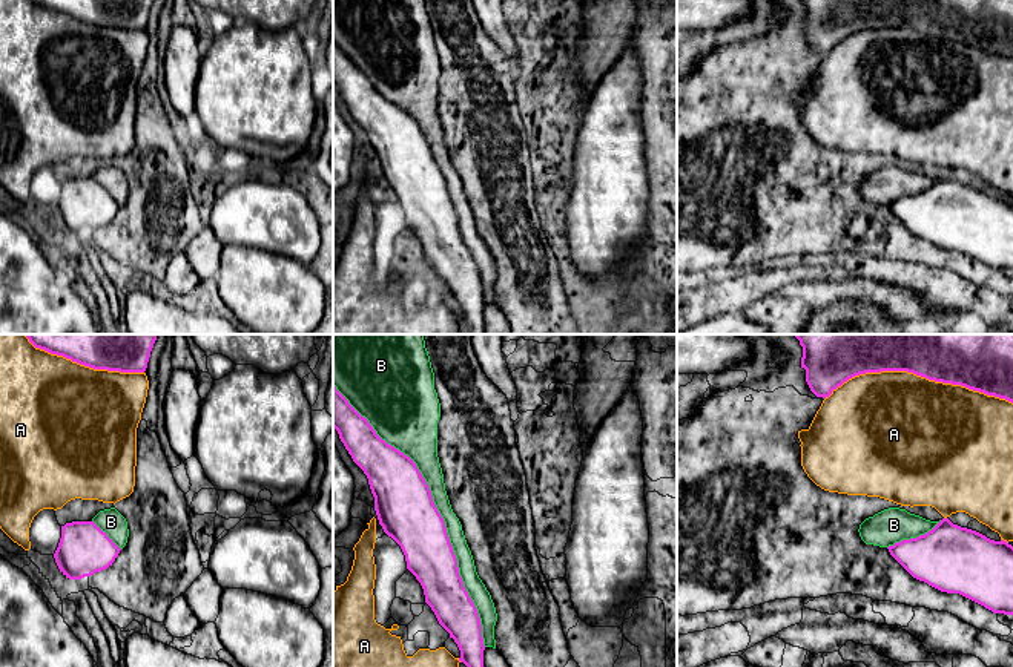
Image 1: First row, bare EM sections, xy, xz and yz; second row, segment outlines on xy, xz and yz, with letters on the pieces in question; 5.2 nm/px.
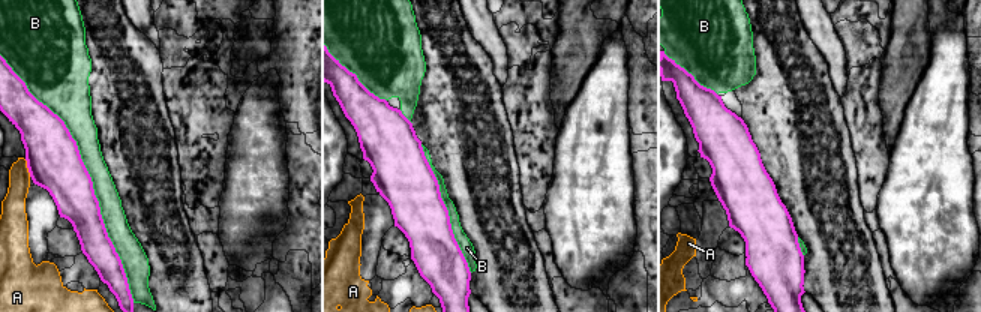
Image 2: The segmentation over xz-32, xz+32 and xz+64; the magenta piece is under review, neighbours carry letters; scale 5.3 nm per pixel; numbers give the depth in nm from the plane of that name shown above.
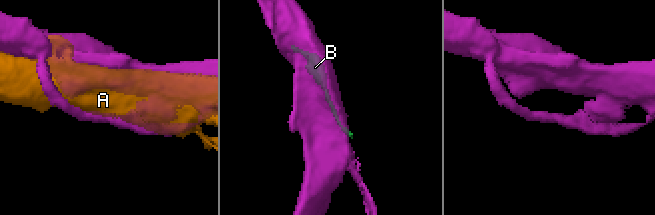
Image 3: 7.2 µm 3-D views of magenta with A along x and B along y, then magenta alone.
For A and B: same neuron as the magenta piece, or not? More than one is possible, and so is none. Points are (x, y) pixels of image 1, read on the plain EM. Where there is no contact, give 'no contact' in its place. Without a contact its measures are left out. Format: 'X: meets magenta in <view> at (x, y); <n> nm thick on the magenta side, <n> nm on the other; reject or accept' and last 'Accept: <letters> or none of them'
A: meets magenta in yz at (918, 31); 220 nm thick on the magenta side, 500 nm on the other; reject
B: meets magenta in xz at (438, 167); 300 nm thick on the magenta side, 120 nm on the other; reject
Accept: none of them

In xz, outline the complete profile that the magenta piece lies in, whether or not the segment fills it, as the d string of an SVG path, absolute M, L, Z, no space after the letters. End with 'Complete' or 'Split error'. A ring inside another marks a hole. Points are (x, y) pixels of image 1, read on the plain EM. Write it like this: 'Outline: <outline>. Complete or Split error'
Outline: M333 41L333 84L364 127L375 153L375 167L384 189L402 205L407 225L421 239L425 259L434 268L439 281L450 290L460 307L459 317L468 324L470 334L485 334L483 294L477 265L459 232L457 215L450 199L445 178L439 170L430 143L416 120L382 97L365 74L362 74Z. Complete

